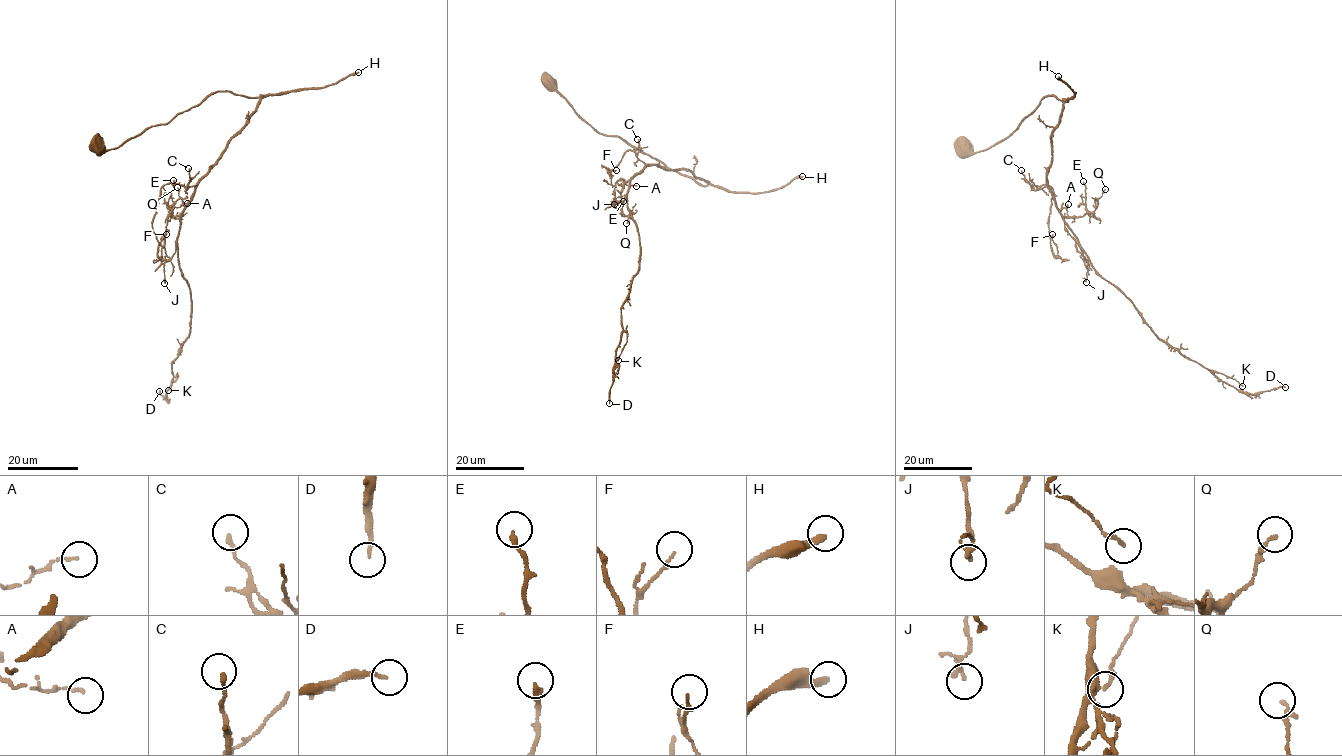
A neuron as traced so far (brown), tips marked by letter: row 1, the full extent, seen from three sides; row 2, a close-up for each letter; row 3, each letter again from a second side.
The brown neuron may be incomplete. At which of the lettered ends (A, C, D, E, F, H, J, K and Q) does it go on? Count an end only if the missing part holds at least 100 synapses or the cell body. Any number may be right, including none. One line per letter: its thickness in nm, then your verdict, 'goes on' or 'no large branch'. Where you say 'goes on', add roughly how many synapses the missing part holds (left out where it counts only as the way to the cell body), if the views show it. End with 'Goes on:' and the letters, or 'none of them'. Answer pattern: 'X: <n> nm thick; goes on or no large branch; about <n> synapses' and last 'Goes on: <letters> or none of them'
A: 110 nm thick; no large branch
C: 150 nm thick; no large branch
D: 140 nm thick; no large branch
E: 200 nm thick; no large branch
F: 100 nm thick; no large branch
H: 320 nm thick; goes on; about 600 synapses
J: 150 nm thick; no large branch
K: 110 nm thick; no large branch
Q: 170 nm thick; no large branch
Goes on: H

